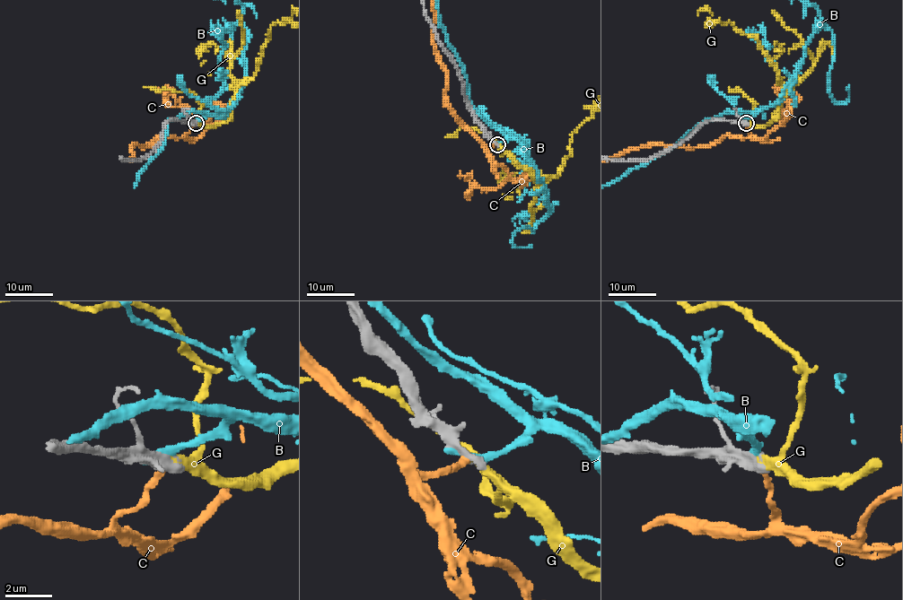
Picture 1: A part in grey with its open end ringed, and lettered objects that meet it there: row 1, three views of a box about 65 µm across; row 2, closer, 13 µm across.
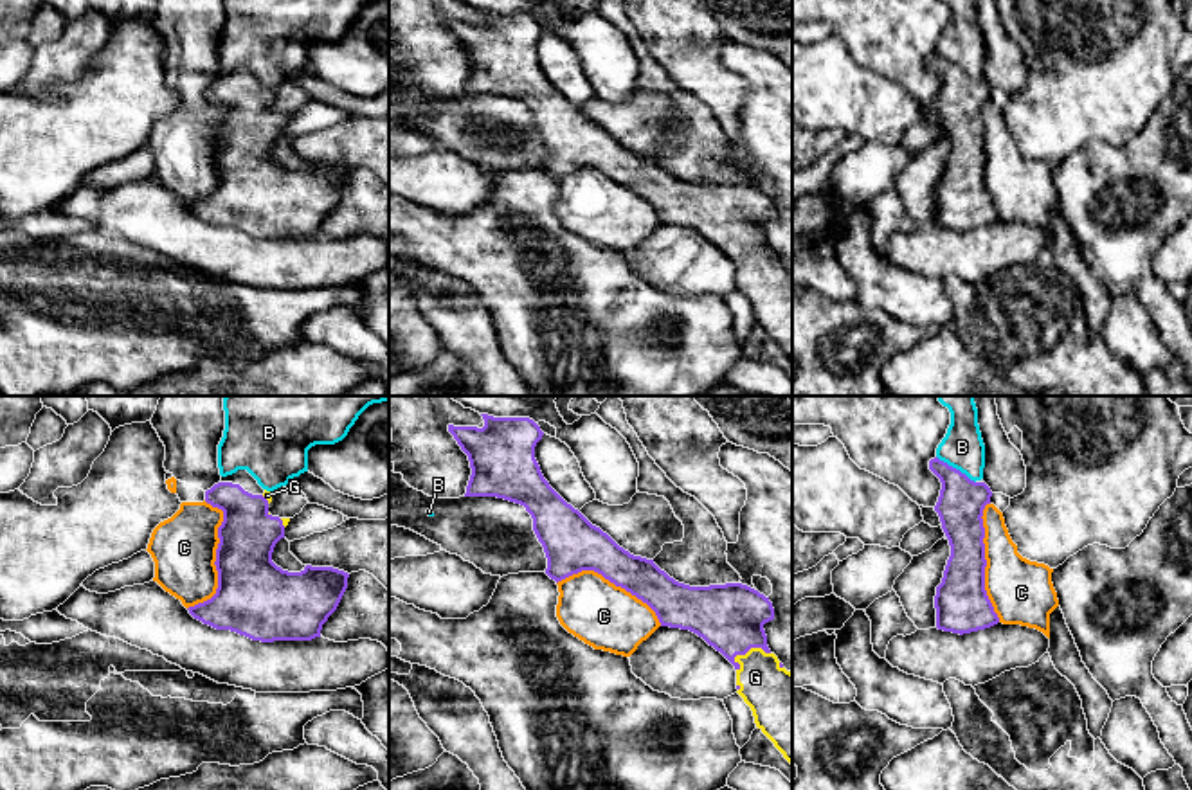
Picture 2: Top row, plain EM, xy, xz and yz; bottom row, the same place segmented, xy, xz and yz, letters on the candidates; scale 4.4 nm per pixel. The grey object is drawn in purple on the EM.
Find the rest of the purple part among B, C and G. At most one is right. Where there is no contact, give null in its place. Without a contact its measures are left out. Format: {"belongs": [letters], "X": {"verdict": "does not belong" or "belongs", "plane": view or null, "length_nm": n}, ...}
{"belongs": ["G"], "B": {"verdict": "does not belong", "plane": "yz", "length_nm": 220}, "C": {"verdict": "does not belong", "plane": "xy", "length_nm": 500}, "G": {"verdict": "belongs", "plane": "xz", "length_nm": 170}}

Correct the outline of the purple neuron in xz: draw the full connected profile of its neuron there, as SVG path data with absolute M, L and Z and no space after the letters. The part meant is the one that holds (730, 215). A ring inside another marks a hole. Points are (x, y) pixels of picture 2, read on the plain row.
M481 13L483 25L448 22L472 65L465 94L497 94L524 103L547 155L546 171L556 180L582 167L594 167L646 200L661 223L690 227L720 248L736 266L736 290L751 304L756 324L792 362L792 270L767 243L763 221L774 216L769 194L742 180L690 184L670 175L654 157L630 151L544 76L535 56L535 43L544 29L533 16Z

